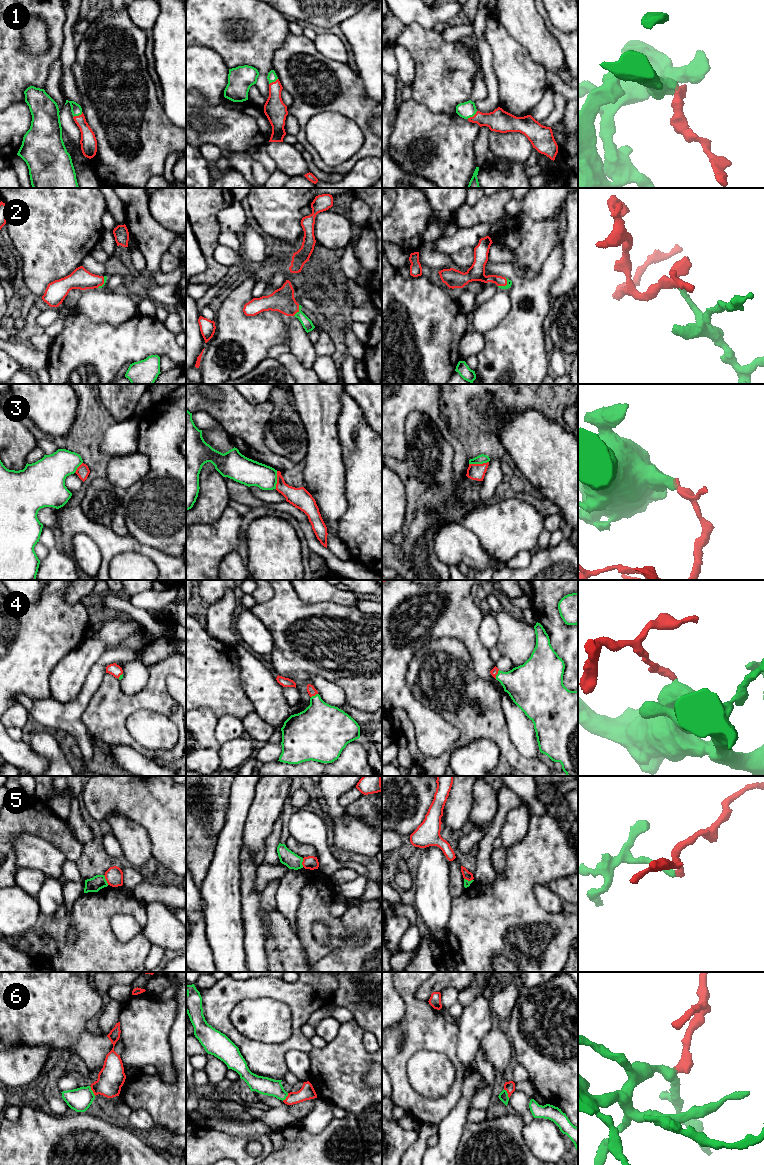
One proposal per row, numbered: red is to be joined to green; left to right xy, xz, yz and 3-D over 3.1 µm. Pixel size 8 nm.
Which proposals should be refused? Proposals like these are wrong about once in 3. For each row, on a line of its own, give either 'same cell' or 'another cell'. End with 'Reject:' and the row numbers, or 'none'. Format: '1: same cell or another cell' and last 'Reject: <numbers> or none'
1: same cell
2: same cell
3: another cell
4: same cell
5: another cell
6: same cell
Reject: 3, 5

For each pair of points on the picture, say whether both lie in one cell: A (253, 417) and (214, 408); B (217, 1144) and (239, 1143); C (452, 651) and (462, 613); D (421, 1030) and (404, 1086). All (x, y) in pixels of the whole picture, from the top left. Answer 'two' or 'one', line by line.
A: one
B: one
C: two
D: one

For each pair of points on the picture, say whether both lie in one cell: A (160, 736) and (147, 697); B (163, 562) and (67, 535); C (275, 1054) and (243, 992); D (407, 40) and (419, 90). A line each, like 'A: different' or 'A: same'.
A: different
B: same
C: same
D: same

